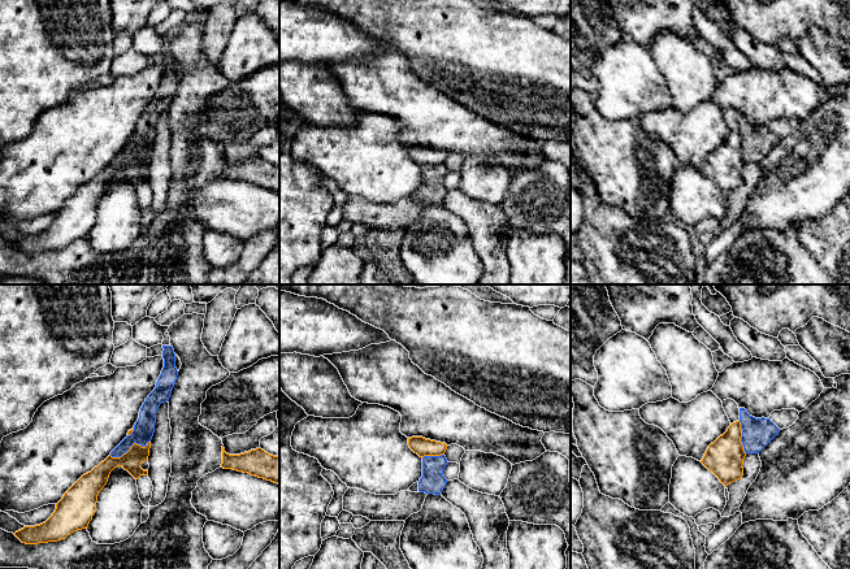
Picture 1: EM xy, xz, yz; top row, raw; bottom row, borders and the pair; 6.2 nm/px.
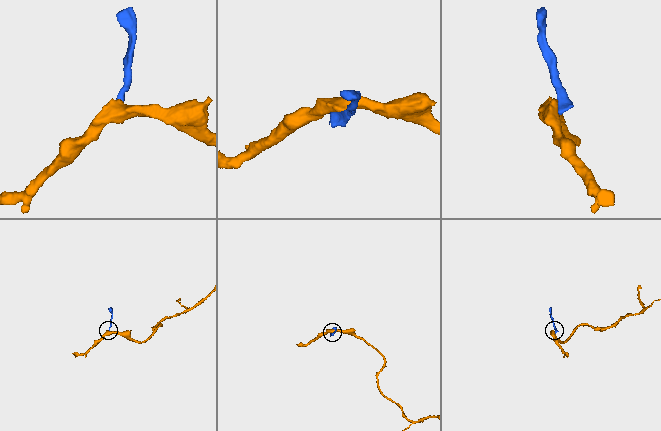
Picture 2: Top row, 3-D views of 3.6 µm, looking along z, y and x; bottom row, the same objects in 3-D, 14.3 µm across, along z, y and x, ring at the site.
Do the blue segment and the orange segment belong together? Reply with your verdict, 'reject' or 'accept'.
reject

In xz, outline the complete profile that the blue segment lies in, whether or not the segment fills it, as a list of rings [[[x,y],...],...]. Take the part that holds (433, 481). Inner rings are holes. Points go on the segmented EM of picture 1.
[[[444,455],[441,456],[424,456],[422,457],[422,477],[419,482],[413,483],[408,491],[425,492],[425,494],[442,494],[447,479],[443,470],[448,464]]]

